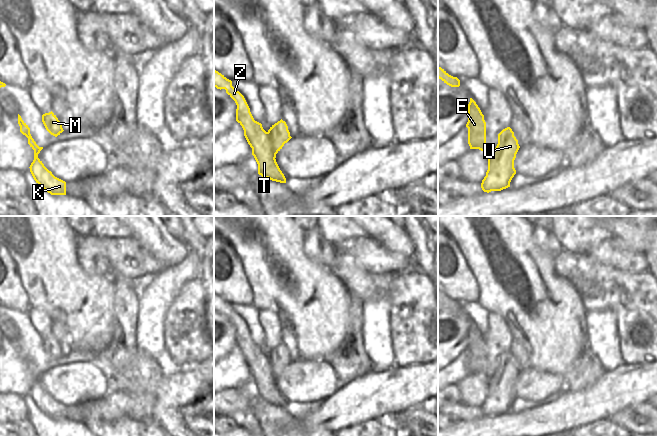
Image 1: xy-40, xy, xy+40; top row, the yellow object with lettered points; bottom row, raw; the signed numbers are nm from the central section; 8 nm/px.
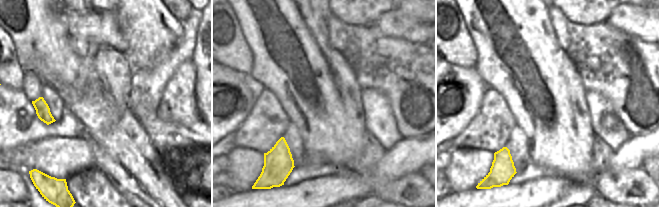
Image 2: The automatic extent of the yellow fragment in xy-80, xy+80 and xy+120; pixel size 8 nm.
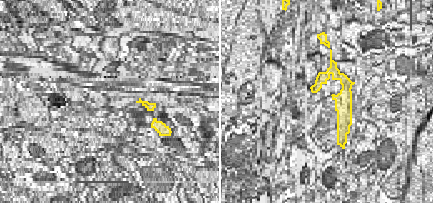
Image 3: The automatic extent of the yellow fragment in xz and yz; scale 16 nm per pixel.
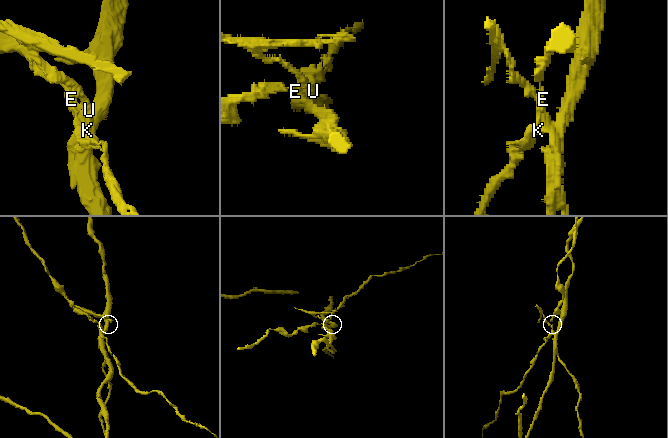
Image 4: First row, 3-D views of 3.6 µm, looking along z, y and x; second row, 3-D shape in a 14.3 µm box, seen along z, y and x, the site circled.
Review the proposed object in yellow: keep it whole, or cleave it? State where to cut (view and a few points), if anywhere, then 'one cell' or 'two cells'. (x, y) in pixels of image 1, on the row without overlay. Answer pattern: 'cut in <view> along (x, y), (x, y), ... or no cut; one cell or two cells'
cut in xy along (267, 356), (275, 381); two cells

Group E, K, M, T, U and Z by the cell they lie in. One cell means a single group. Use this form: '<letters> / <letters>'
E K T Z / M U

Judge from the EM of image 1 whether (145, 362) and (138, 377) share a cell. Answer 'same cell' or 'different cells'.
same cell

